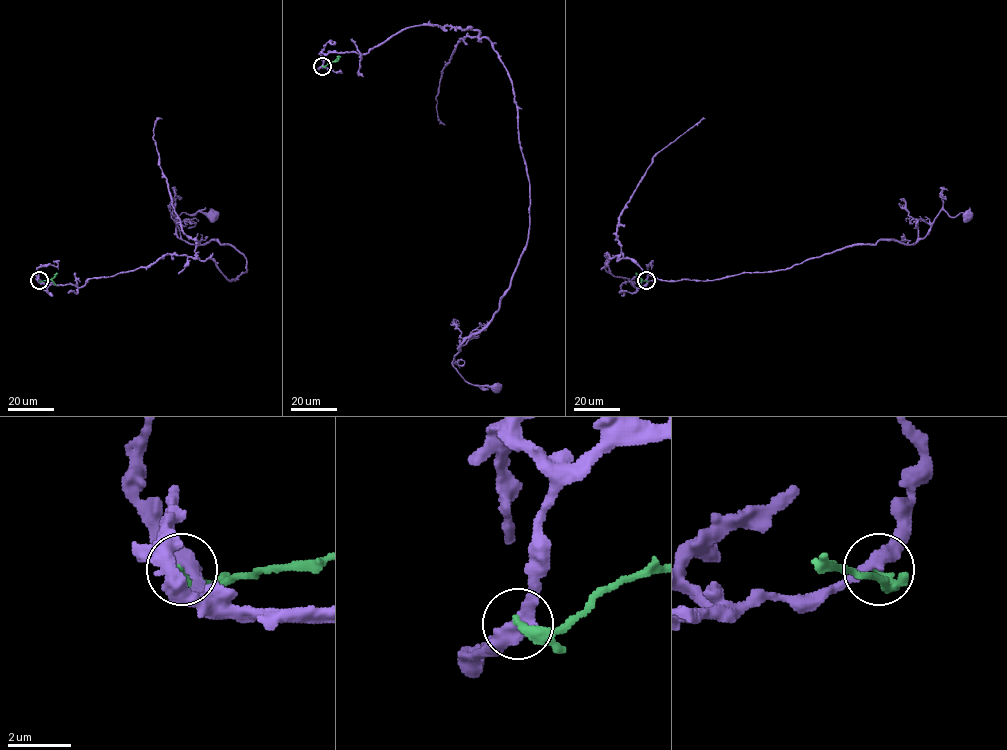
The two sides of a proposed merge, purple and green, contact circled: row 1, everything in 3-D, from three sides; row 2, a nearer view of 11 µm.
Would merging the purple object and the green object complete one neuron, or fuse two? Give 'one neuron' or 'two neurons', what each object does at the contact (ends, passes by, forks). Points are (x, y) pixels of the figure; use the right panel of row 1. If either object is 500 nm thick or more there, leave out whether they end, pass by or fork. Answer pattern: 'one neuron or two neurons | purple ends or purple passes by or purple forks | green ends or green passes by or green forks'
two neurons | purple passes by | green ends

